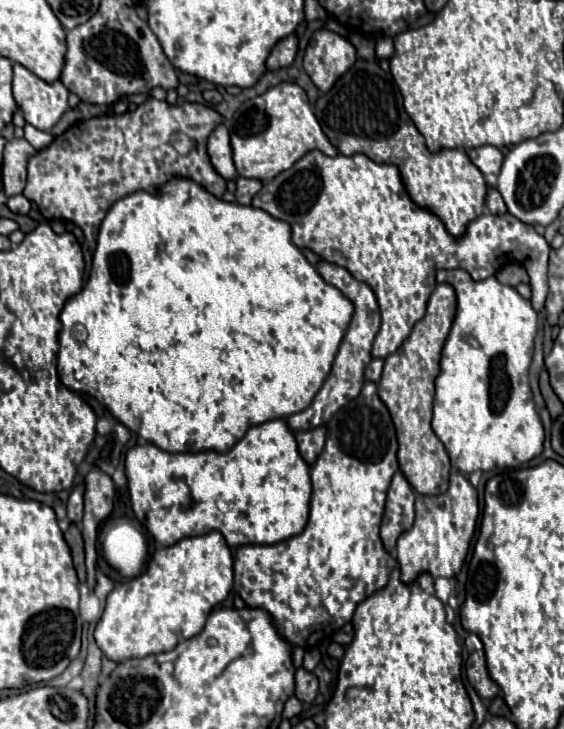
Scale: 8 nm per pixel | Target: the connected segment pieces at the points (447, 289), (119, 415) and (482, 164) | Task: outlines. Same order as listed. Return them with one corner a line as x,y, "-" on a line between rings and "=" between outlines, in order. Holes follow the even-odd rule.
437,284
433,290
427,314
413,326
409,338
401,344
401,348
385,358
383,376
377,384
379,398
391,412
397,440
399,440
399,464
405,478
411,482
415,492
419,494
441,494
447,490
449,482
449,456
443,442
435,436
431,428
431,406
435,396
435,378
441,370
441,350
449,336
453,318
455,318
457,302
455,290
451,284
=
173,178
161,188
159,194
139,190
117,200
105,216
93,254
91,276
83,290
69,298
61,312
63,328
59,332
57,372
61,382
69,390
97,398
103,406
107,406
115,420
119,420
123,426
133,430
147,442
157,444
157,448
165,452
227,452
229,448
233,448
233,444
237,444
237,440
241,440
241,436
245,436
249,428
275,418
287,418
305,410
311,404
313,396
319,392
323,380
331,372
331,364
351,322
351,316
351,300
345,298
337,288
327,284
319,276
315,266
307,262
301,250
293,244
291,226
287,222
277,220
265,210
253,206
223,202
191,180
-
77,326
83,326
87,330
85,340
77,340
71,336
=
479,146
469,150
471,162
487,176
487,174
499,174
503,164
503,154
495,146

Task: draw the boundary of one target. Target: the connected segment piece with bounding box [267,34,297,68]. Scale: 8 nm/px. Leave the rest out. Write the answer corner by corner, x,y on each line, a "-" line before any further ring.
297,34
287,36
285,40
277,42
275,50
277,50
279,54
277,54
277,56
269,56
267,66
281,66
281,68
283,68
283,66
289,66
289,64
293,62
293,58
295,58
295,52
297,52

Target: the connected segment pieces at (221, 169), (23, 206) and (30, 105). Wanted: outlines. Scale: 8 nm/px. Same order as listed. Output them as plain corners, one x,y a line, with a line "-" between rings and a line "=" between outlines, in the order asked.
217,126
207,142
207,152
213,168
217,168
217,174
225,180
235,180
237,172
233,166
231,156
231,144
229,144
229,132
225,126
=
23,194
11,196
11,198
9,198
9,202
7,202
7,206
9,206
9,210
11,210
11,212
15,212
15,214
27,214
27,212
29,212
29,208
31,208
29,200
27,200
=
13,64
13,98
31,126
45,132
51,130
69,108
67,96
69,90
59,80
49,84
25,66

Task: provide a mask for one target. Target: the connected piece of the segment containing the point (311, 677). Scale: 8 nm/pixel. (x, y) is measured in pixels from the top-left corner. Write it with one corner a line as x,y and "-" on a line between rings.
297,668
295,674
295,696
301,702
313,702
319,690
319,680
313,672
307,672
305,668

